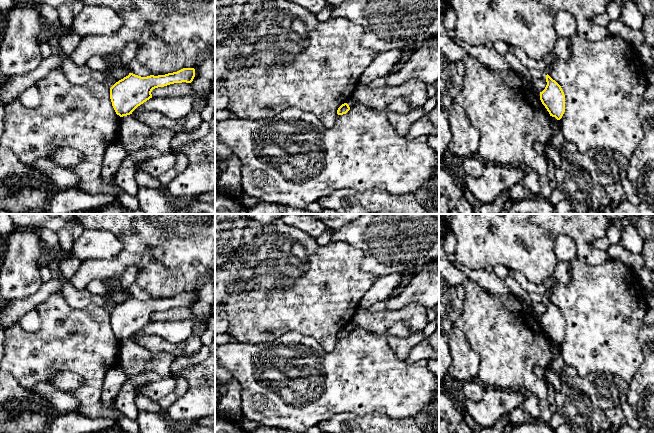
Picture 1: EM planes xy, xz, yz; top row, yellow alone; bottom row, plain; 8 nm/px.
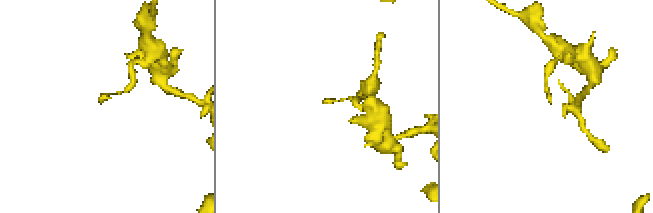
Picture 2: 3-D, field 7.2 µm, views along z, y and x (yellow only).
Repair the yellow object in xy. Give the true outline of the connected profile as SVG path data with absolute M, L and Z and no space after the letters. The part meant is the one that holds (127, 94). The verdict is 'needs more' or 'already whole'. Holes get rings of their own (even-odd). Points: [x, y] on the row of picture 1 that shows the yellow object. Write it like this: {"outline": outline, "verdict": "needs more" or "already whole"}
{"outline": "M183 68L177 72L147 77L129 73L110 88L112 106L120 117L130 115L138 106L152 98L153 89L174 83L191 83L194 77L194 68Z", "verdict": "already whole"}

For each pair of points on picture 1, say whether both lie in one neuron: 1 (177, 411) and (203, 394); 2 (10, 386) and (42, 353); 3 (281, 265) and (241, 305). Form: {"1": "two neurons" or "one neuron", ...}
{"1": "one neuron", "2": "two neurons", "3": "one neuron"}

